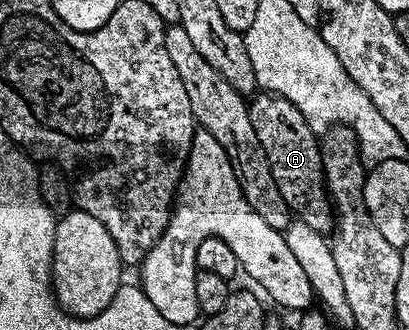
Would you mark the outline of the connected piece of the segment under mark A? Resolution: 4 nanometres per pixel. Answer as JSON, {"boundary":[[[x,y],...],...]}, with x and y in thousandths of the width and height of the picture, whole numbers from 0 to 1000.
{"boundary":[[[645,276],[623,285],[609,303],[606,324],[626,421],[636,424],[645,448],[658,512],[697,621],[726,667],[751,676],[753,688],[778,706],[804,709],[814,697],[819,655],[804,585],[797,582],[778,409],[753,385],[743,348],[692,294]]]}

